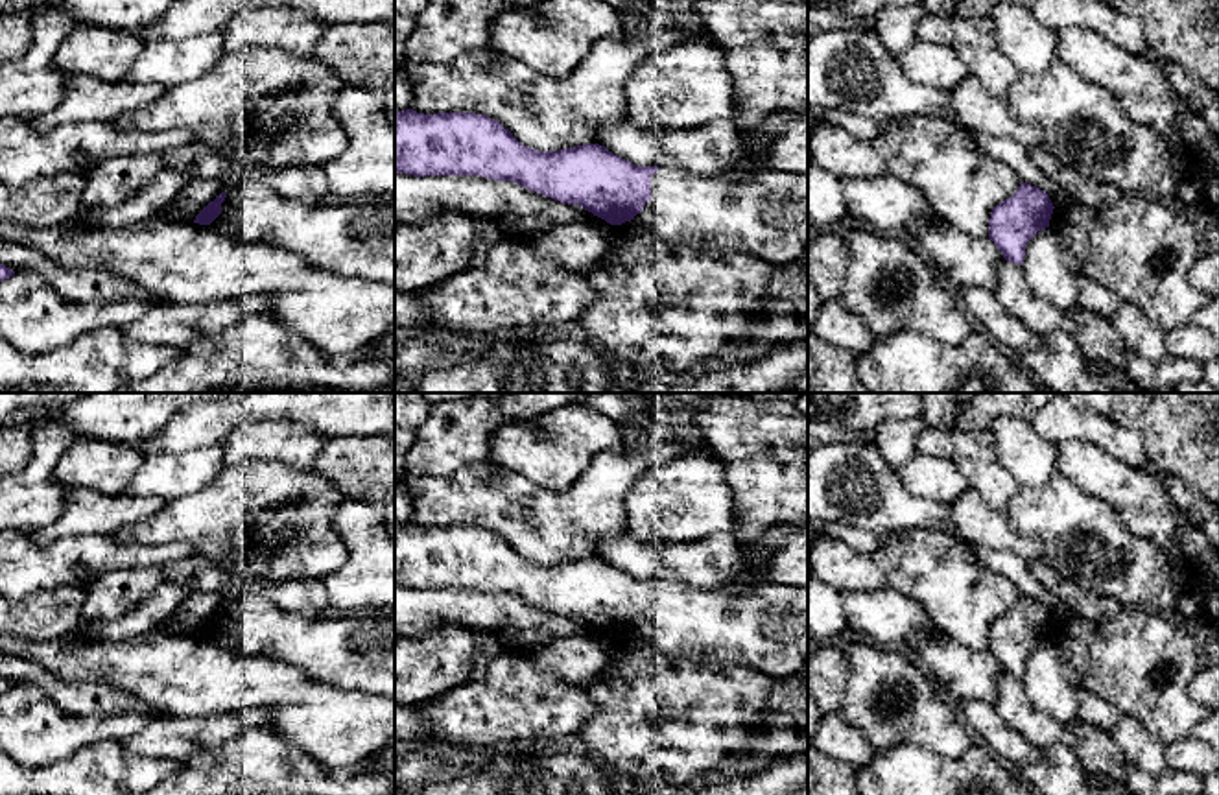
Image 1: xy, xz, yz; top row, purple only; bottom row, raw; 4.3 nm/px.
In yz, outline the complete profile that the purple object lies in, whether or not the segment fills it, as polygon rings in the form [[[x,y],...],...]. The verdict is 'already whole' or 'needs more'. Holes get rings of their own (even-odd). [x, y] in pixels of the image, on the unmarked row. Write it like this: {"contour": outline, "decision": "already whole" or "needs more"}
{"contour": [[[1020,596],[1009,612],[992,622],[988,651],[1001,664],[1005,673],[1022,679],[1027,655],[1049,640],[1053,622],[1044,603]]], "decision": "already whole"}

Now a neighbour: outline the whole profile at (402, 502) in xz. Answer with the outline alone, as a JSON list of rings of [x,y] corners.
[[[402,478],[395,480],[395,522],[406,524],[413,515],[413,500]]]

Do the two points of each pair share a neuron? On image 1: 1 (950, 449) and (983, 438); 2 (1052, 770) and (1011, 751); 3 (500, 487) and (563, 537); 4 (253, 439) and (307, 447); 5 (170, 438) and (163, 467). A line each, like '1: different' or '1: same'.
1: same
2: different
3: same
4: same
5: different

